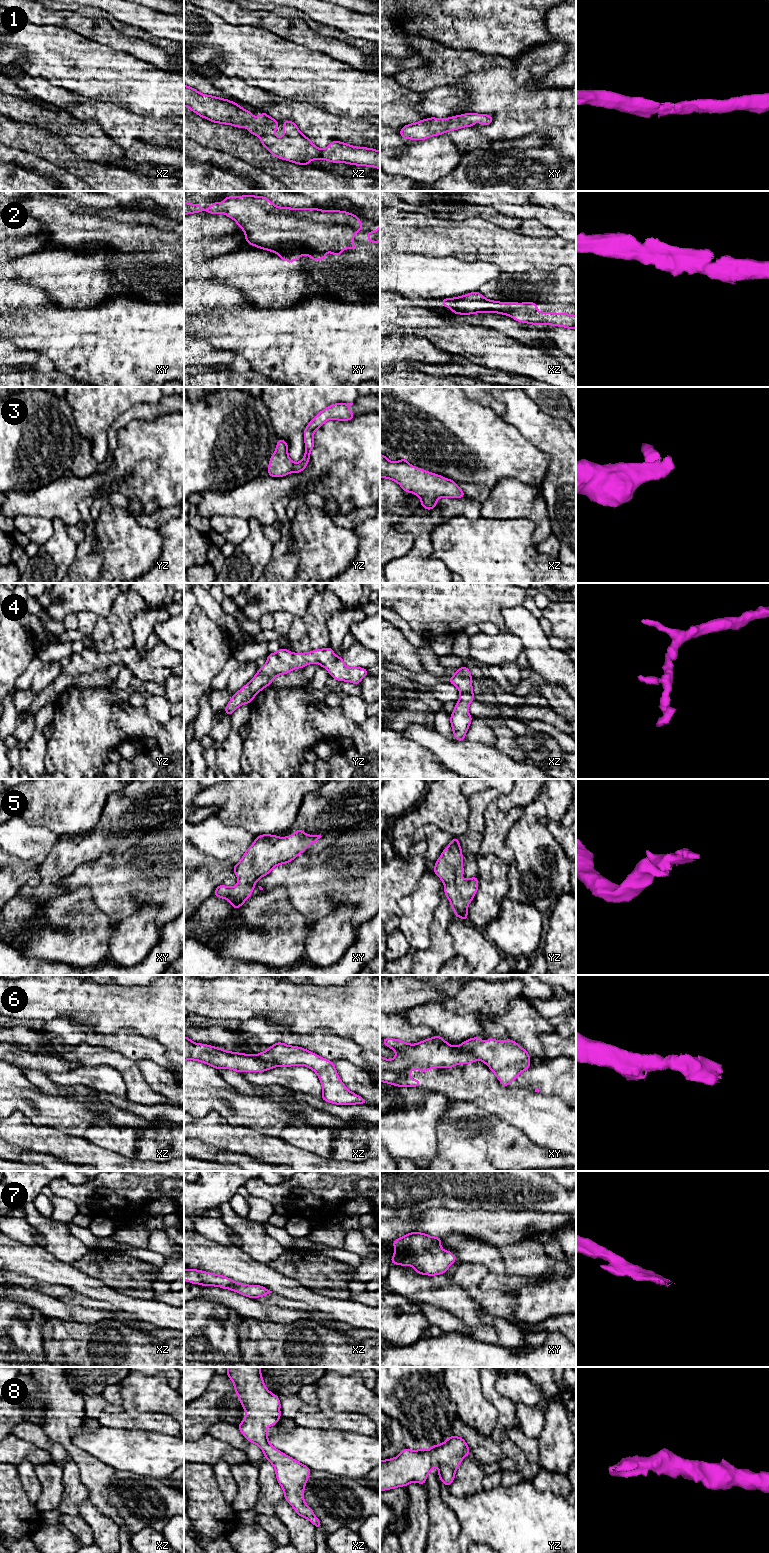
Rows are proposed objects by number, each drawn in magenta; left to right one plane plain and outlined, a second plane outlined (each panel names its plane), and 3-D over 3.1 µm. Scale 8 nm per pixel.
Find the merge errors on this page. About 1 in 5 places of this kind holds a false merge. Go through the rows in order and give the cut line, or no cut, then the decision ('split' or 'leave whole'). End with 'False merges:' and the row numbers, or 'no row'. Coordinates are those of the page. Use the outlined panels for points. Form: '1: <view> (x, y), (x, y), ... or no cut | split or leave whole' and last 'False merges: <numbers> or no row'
1: no cut | leave whole
2: no cut | leave whole
3: no cut | leave whole
4: no cut | leave whole
5: no cut | leave whole
6: xz (256, 1055), (265, 1060), (273, 1060), (278, 1065) | split
7: no cut | leave whole
8: no cut | leave whole
False merges: 6

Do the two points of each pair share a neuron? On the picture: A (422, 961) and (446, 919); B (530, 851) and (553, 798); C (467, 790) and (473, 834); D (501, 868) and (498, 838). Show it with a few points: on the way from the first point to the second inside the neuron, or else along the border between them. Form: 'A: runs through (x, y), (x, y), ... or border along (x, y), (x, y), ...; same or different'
A: runs through (432, 951), (439, 944), (439, 929); same
B: runs through (530, 837), (531, 819), (539, 810); same
C: border along (489, 789), (475, 792), (467, 798); different
D: border along (480, 853), (495, 855), (508, 865); different

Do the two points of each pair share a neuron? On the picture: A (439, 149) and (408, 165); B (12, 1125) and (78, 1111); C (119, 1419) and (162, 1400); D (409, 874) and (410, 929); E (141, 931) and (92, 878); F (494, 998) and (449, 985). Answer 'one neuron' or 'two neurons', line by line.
A: one neuron
B: two neurons
C: two neurons
D: two neurons
E: two neurons
F: two neurons

